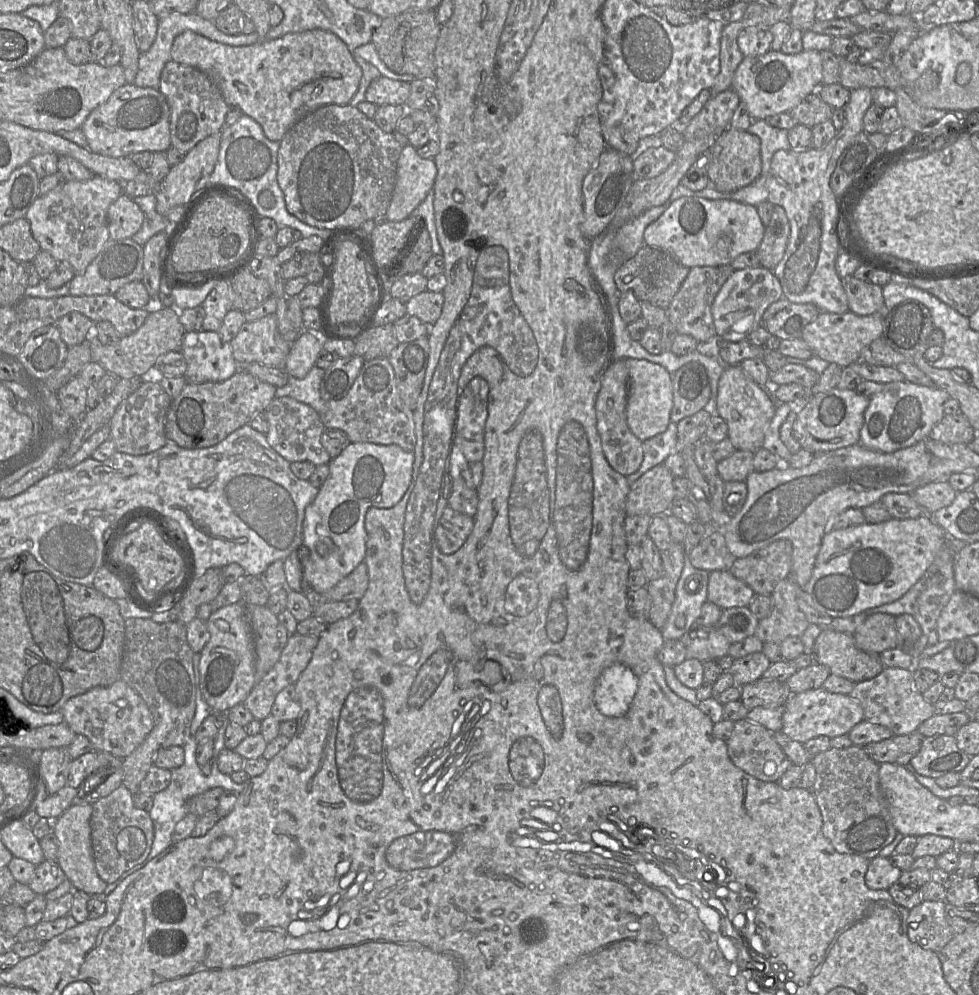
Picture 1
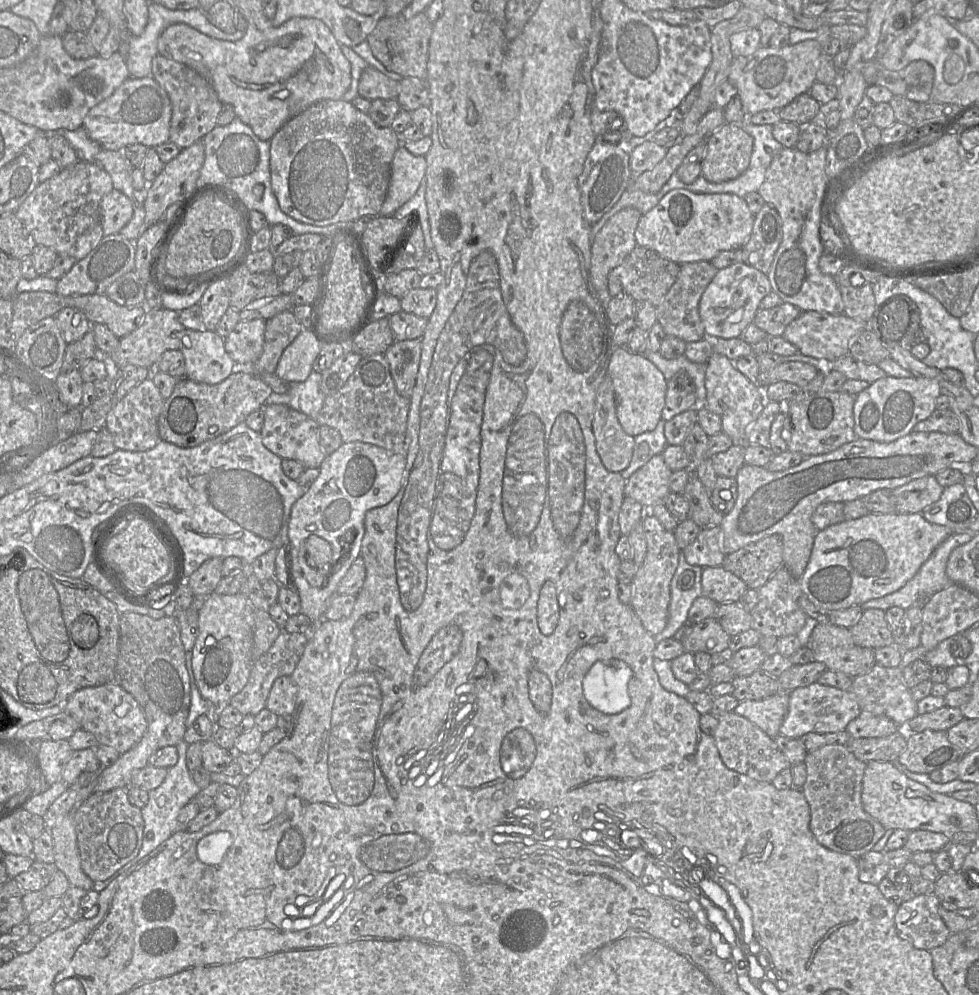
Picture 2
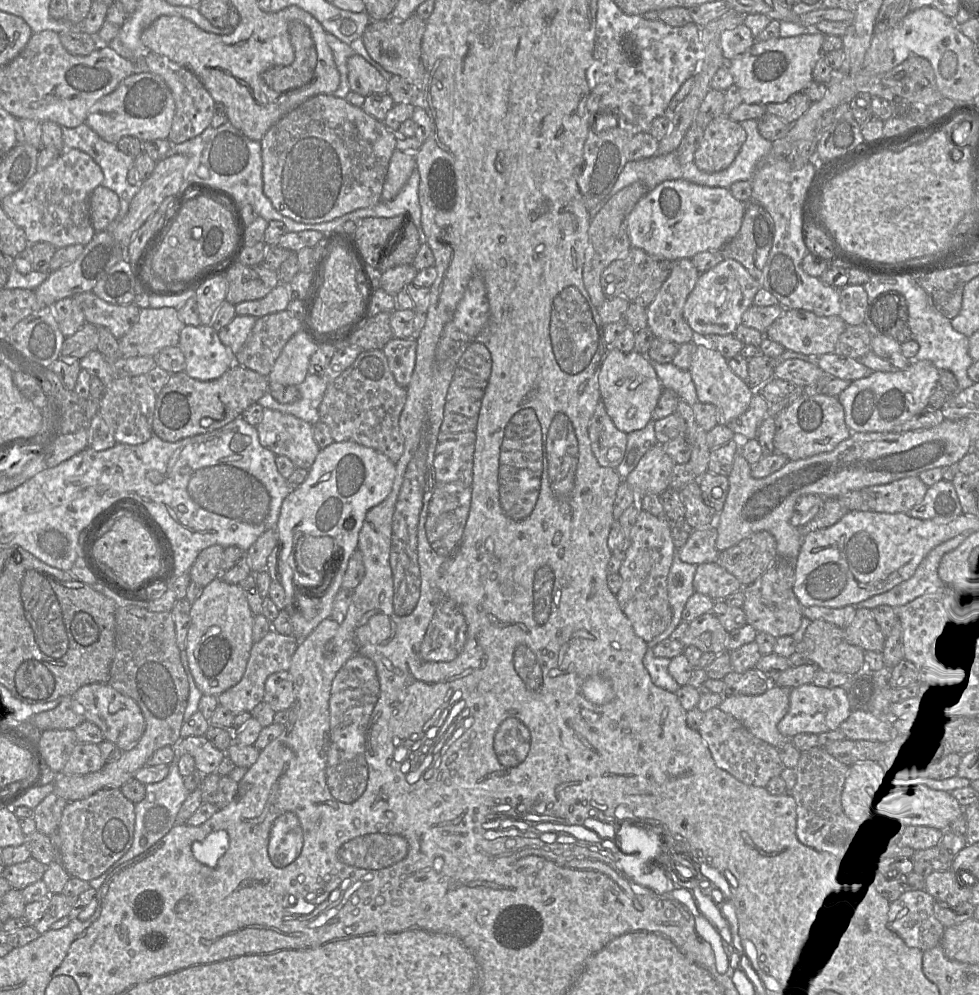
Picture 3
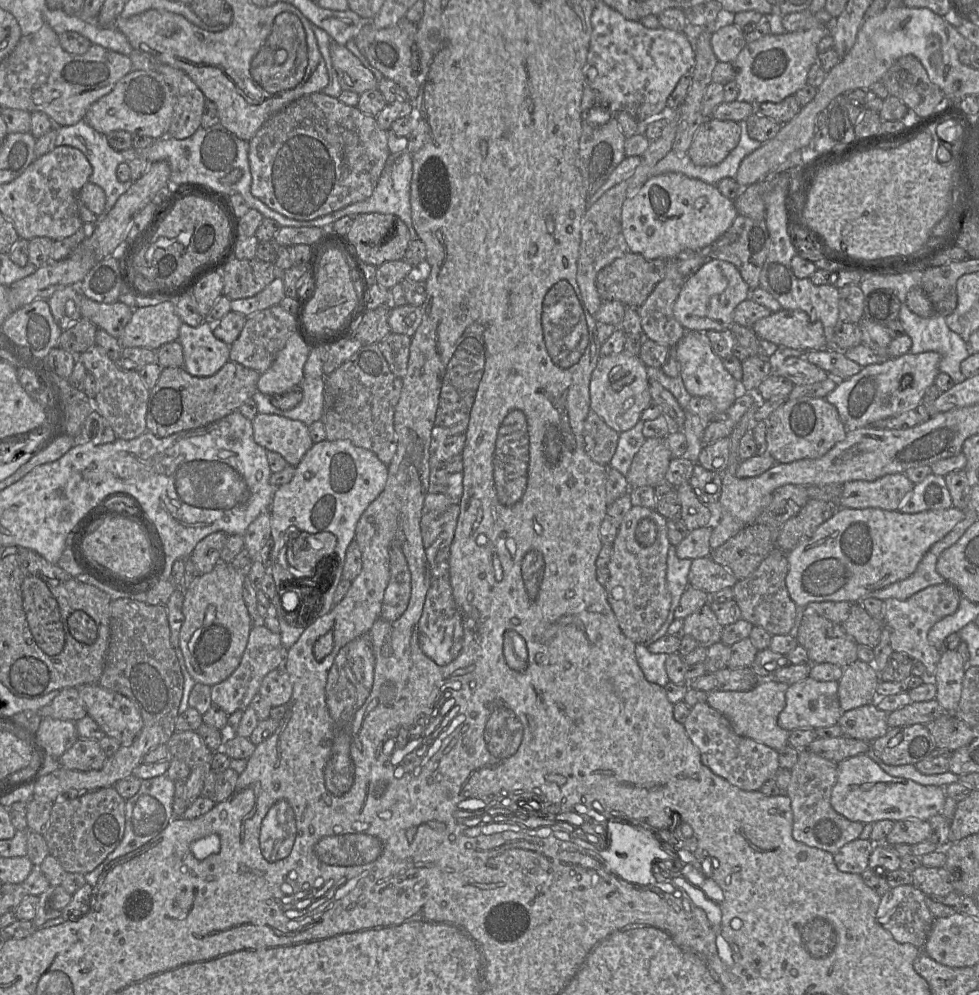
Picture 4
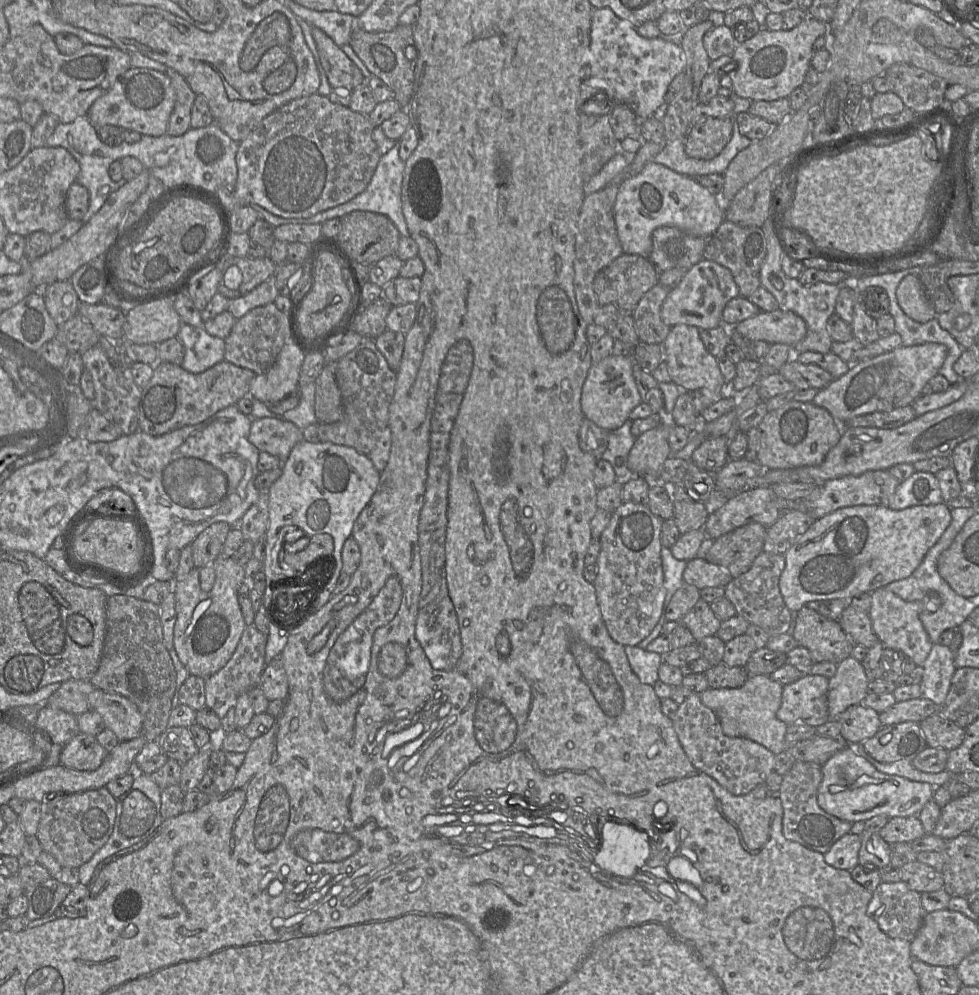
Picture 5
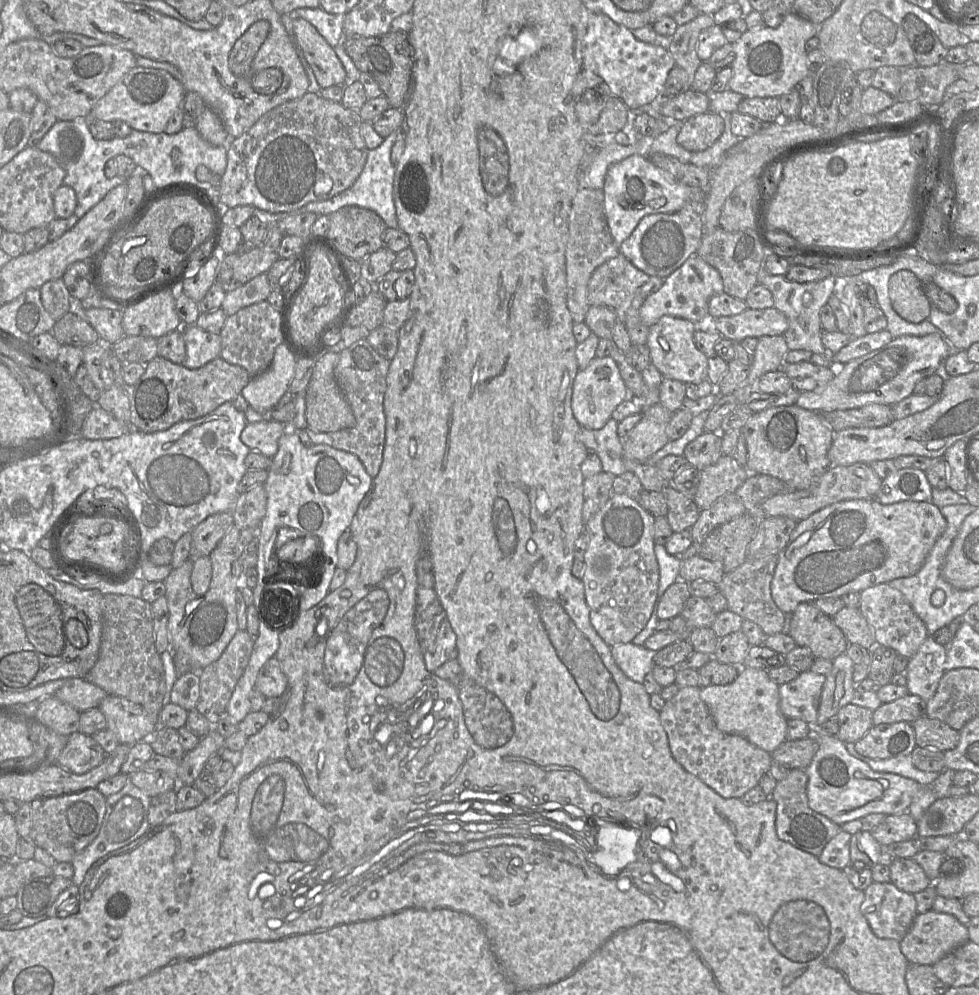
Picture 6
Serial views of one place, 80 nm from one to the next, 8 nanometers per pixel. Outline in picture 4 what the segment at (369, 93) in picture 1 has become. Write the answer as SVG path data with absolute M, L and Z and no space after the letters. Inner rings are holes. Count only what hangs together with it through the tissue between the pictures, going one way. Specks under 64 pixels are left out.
M332 41L330 57L342 90L360 95L367 90L377 89L378 81L373 73L345 46Z

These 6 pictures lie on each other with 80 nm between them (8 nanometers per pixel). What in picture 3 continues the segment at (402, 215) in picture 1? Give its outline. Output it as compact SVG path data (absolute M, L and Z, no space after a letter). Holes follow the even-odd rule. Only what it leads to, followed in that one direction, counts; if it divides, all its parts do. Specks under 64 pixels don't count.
M396 149L389 163L381 201L393 200L406 185L414 169L416 169L415 155Z

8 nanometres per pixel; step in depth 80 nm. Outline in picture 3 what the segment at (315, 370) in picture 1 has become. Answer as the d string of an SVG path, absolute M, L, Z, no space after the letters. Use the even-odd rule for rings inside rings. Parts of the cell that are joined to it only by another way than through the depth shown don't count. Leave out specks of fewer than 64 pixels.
M308 373L304 381L295 386L300 391L300 398L296 402L282 404L277 402L269 392L266 392L257 403L264 408L293 415L311 425L317 423L319 421L319 406L327 388L326 381L321 376Z

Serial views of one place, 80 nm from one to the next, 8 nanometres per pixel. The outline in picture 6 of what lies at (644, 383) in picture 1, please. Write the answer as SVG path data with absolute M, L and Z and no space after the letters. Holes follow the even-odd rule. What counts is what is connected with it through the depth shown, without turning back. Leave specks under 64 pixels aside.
M609 356L594 358L585 369L579 370L574 379L572 412L581 427L601 429L611 419L615 408L628 399L629 390L621 377L618 364Z

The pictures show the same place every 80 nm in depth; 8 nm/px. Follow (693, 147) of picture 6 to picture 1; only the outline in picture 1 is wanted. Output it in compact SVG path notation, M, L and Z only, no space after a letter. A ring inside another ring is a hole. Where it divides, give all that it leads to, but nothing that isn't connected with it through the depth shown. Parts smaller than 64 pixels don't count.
M727 128L710 148L709 186L721 192L733 192L752 184L761 173L761 141L748 131Z

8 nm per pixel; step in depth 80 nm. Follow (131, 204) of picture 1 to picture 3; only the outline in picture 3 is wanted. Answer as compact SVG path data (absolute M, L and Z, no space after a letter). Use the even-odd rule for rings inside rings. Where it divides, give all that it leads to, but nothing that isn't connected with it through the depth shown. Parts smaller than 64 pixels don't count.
M103 185L93 190L89 206L91 222L96 233L107 230L119 219L120 198L114 191Z

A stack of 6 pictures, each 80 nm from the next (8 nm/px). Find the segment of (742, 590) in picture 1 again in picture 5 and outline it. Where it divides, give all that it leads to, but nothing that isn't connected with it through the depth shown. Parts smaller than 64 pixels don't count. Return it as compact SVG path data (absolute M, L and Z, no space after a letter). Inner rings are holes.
M695 557L689 560L683 572L684 582L698 589L725 587L732 578L728 571L709 562L704 557Z

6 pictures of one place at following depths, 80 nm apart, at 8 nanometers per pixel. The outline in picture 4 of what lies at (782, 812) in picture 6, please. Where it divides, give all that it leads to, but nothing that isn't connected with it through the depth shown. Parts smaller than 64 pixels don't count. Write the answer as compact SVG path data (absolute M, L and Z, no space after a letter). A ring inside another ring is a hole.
M800 750L798 761L790 770L791 780L785 792L791 801L793 812L793 838L832 855L858 839L864 829L863 823L846 819L831 806L832 789L838 778L837 764L808 750Z

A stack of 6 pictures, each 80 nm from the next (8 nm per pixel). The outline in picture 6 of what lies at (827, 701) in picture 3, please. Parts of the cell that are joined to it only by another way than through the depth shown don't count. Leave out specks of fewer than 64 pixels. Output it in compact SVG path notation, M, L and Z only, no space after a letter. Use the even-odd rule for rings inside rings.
M810 670L779 686L780 710L789 719L799 719L815 728L820 696L826 676Z

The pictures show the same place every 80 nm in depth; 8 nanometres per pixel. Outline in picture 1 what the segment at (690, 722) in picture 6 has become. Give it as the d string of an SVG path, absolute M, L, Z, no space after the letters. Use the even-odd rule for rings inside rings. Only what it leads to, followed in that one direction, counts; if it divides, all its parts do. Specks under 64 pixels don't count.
M742 719L734 723L730 737L726 740L729 758L745 773L764 782L777 782L792 765L771 731L764 726Z

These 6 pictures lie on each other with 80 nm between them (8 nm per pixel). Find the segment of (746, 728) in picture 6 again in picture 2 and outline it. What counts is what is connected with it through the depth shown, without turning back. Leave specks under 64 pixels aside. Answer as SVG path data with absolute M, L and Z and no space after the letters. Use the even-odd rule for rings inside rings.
M779 691L762 700L741 701L733 712L755 724L769 737L775 738L779 735L779 729L787 715L788 707L789 693Z

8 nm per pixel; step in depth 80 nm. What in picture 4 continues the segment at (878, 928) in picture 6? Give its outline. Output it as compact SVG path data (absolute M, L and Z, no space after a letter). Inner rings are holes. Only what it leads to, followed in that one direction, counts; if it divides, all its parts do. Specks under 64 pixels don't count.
M913 885L891 888L881 897L877 921L897 942L922 949L935 919L925 899L926 894Z

